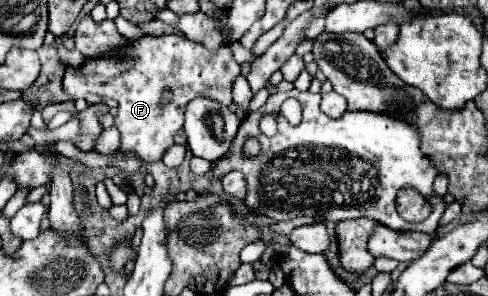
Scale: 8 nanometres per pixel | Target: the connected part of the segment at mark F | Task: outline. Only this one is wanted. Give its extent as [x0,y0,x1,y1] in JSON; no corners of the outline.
[63,35,241,163]

